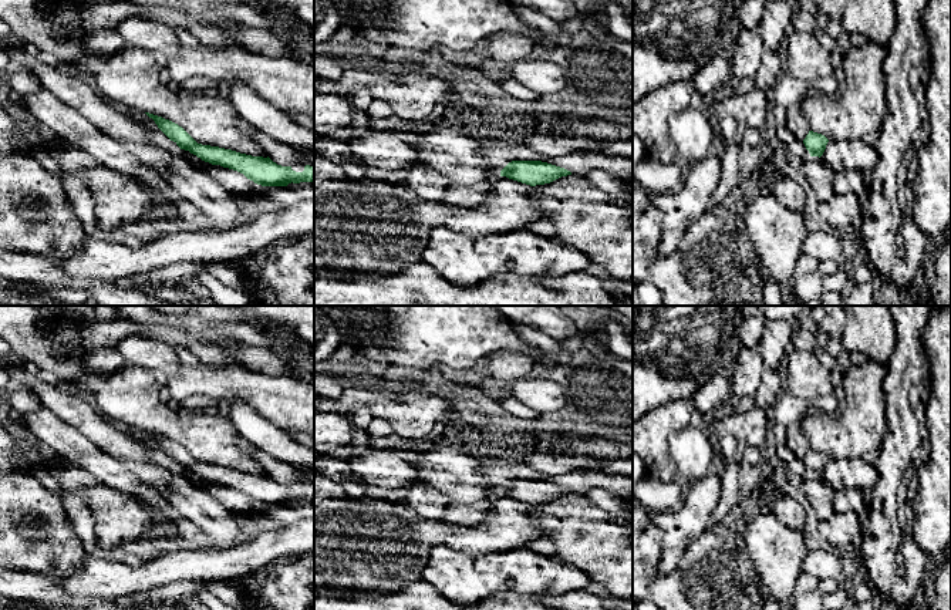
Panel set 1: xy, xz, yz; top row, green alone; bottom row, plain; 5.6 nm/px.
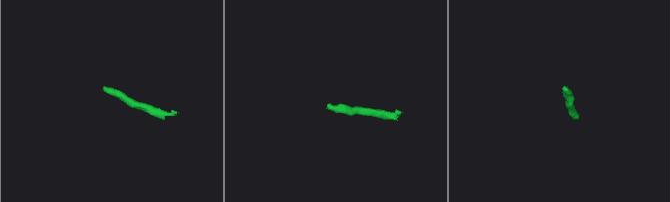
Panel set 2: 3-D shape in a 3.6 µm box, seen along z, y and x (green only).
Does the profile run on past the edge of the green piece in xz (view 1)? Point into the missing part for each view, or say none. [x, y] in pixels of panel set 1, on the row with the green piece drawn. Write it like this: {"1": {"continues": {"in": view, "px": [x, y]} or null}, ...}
{"1": {"continues": null}}

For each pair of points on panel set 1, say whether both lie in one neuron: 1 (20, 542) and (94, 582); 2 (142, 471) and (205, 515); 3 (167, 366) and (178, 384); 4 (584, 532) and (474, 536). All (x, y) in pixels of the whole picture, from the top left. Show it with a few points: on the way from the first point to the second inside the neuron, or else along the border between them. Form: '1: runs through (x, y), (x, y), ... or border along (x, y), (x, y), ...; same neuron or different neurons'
1: border along (87, 555), (67, 575), (49, 576); different neurons
2: runs through (158, 478), (169, 482), (189, 499); same neuron
3: border along (181, 364), (169, 376); different neurons
4: border along (532, 505), (528, 515), (540, 528), (543, 536); different neurons

